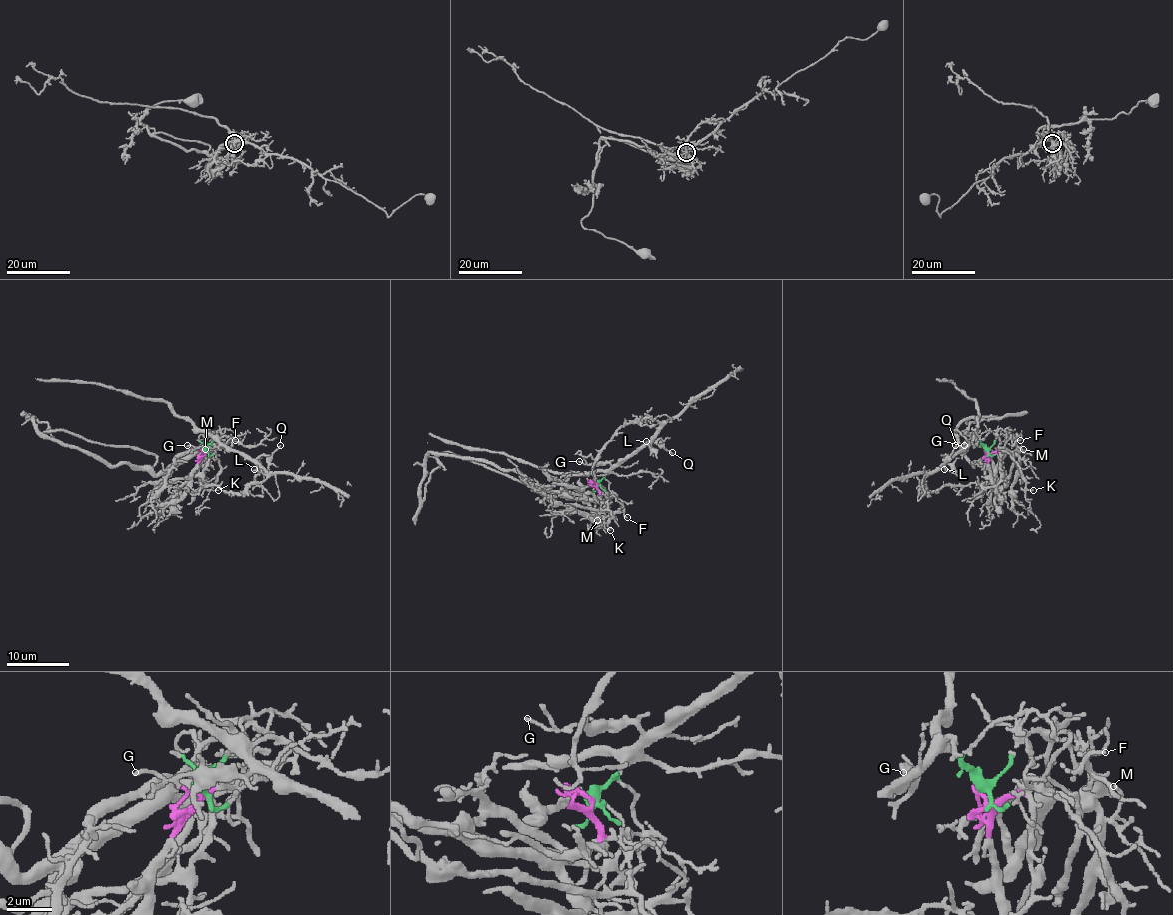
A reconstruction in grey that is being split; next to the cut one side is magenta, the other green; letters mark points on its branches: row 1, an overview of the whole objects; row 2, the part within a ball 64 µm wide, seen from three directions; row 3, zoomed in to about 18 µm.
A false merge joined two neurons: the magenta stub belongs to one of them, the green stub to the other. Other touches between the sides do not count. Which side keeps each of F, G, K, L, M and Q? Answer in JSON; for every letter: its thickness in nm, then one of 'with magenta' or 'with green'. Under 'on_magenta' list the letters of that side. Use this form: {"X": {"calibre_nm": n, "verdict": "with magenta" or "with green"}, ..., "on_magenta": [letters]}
{"F": {"calibre_nm": 130, "verdict": "with magenta"}, "G": {"calibre_nm": 120, "verdict": "with green"}, "K": {"calibre_nm": 100, "verdict": "with magenta"}, "L": {"calibre_nm": 120, "verdict": "with green"}, "M": {"calibre_nm": 140, "verdict": "with magenta"}, "Q": {"calibre_nm": 120, "verdict": "with green"}, "on_magenta": ["F", "K", "M"]}

